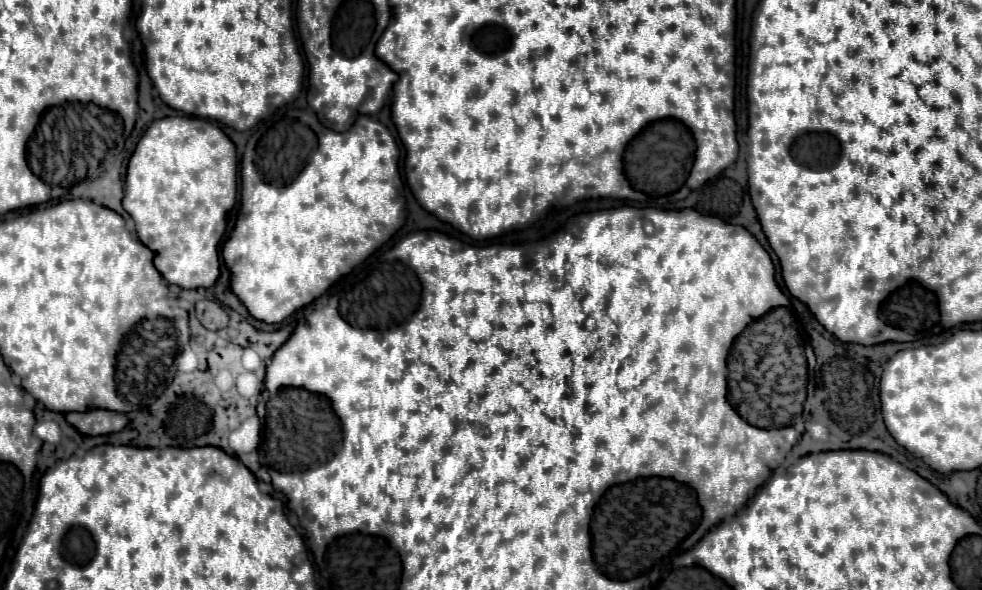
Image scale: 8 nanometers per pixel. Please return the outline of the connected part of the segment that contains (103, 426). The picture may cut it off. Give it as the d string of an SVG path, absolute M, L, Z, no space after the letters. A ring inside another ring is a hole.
M102 409L86 411L86 413L66 413L66 421L82 435L110 435L118 433L126 427L128 417L122 413L110 413Z

